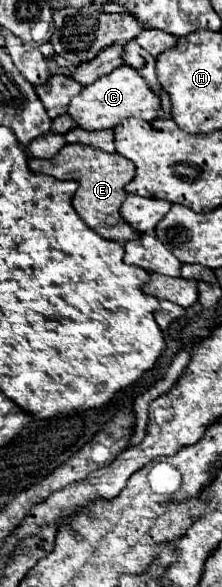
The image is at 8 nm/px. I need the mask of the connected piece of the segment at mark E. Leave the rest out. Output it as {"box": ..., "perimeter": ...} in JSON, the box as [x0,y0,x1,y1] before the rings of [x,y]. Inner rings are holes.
{"box":[30,145,140,243],"perimeter":[[[64,145],[52,159],[30,159],[30,169],[34,173],[46,173],[56,179],[70,179],[76,177],[80,187],[74,195],[74,209],[80,215],[80,219],[98,235],[106,239],[116,239],[120,243],[126,243],[130,239],[140,237],[140,233],[120,217],[120,205],[126,199],[126,183],[134,177],[134,163],[120,153],[104,153],[100,149],[88,147],[88,145]]]}

